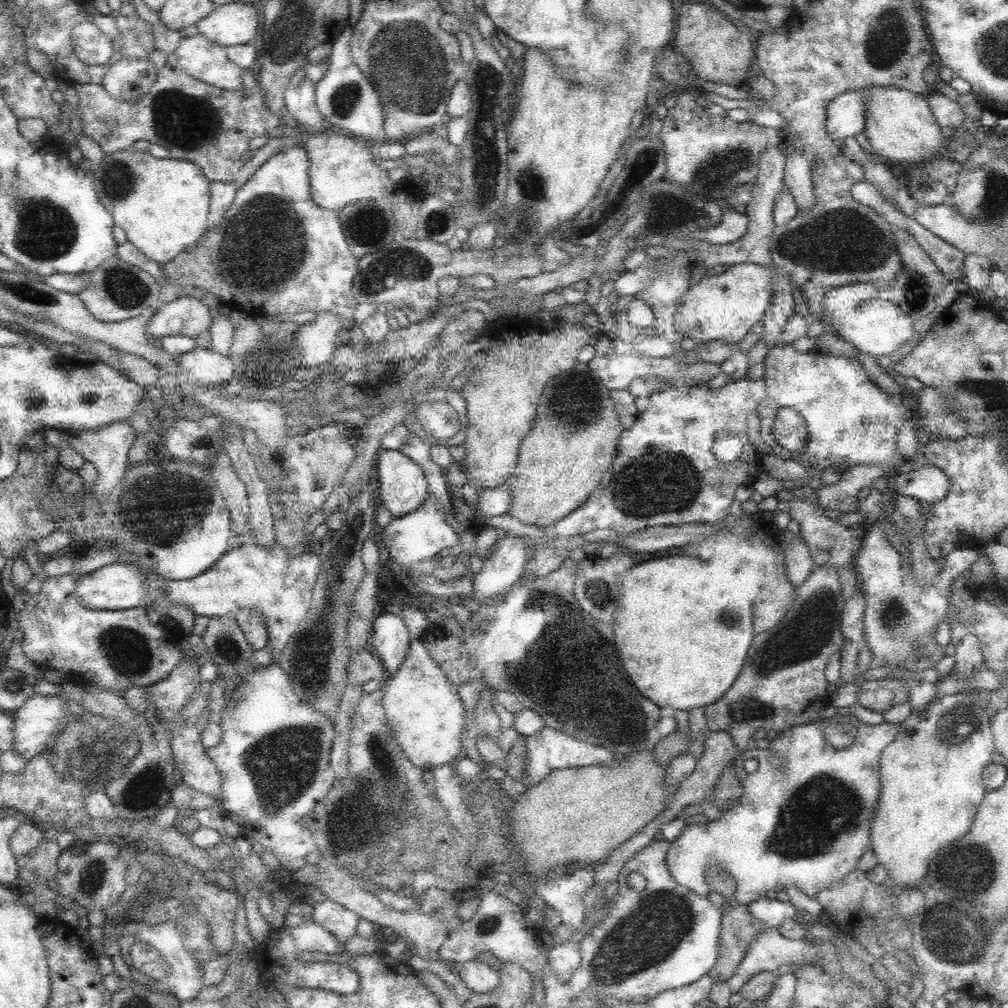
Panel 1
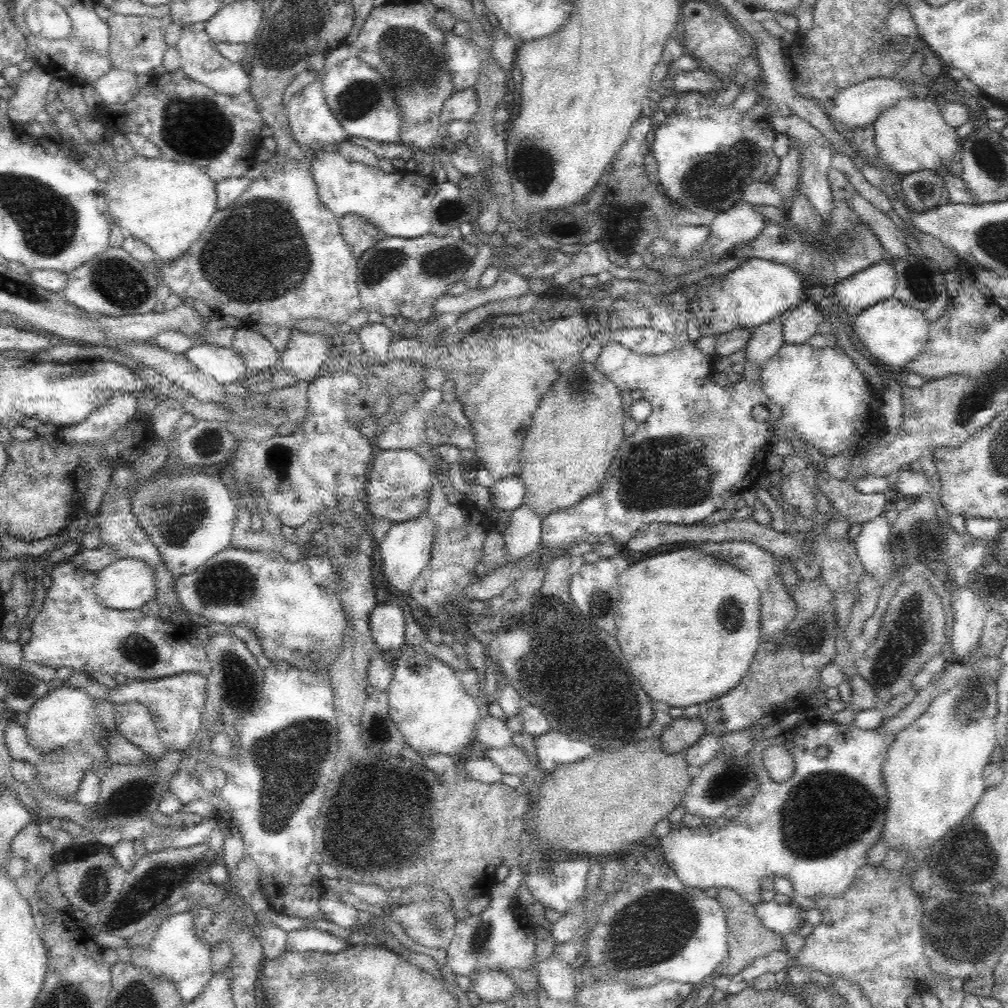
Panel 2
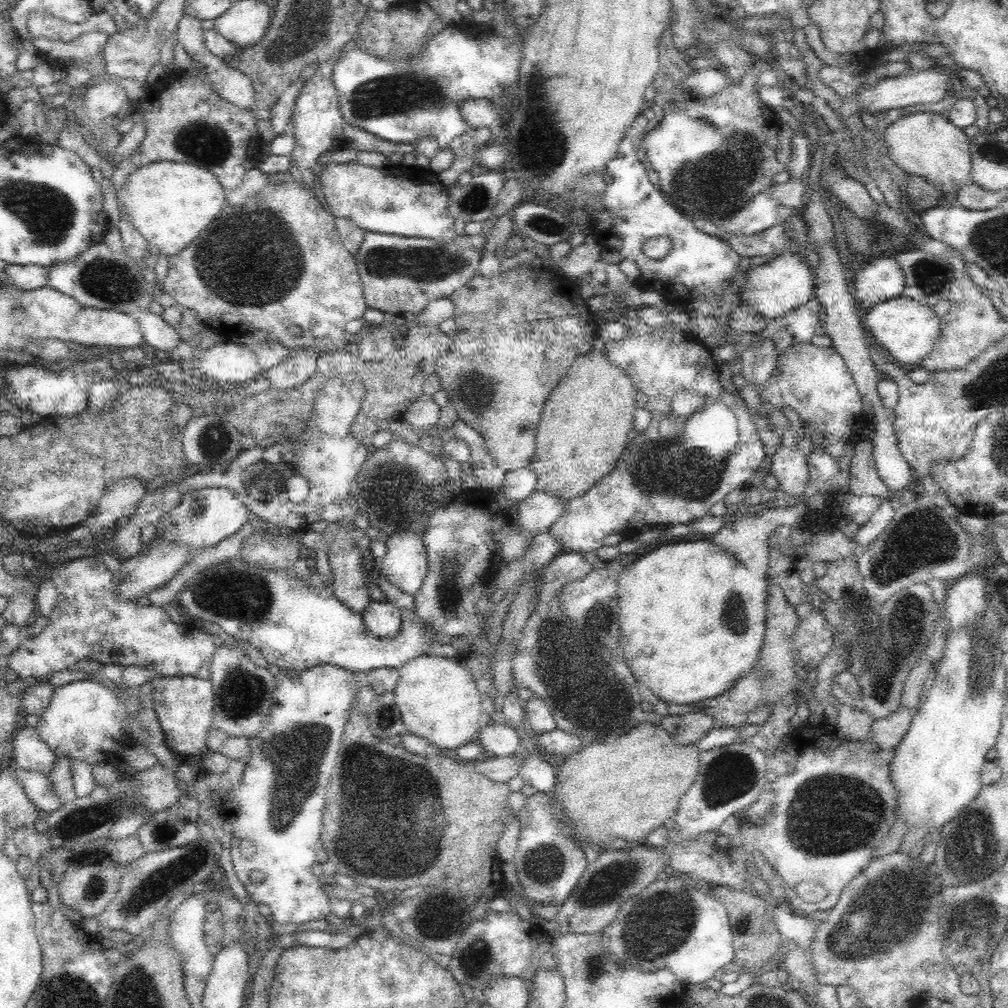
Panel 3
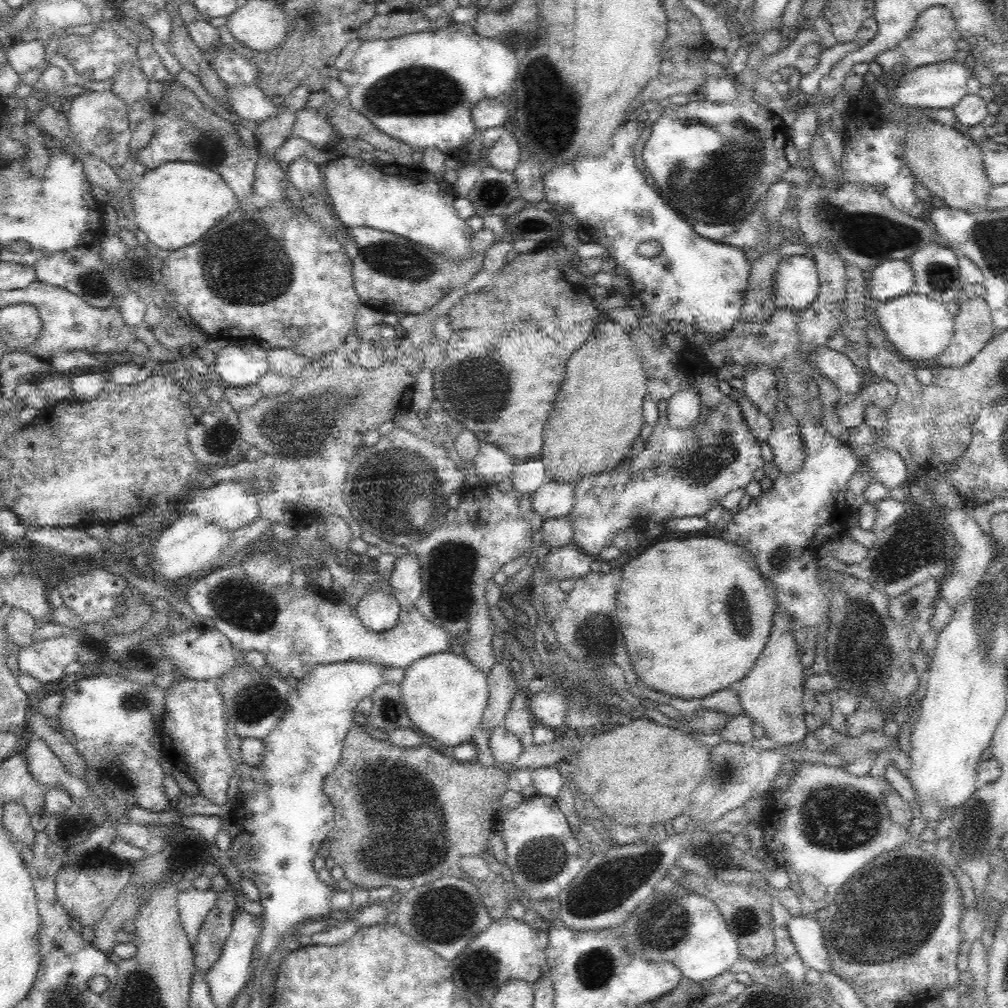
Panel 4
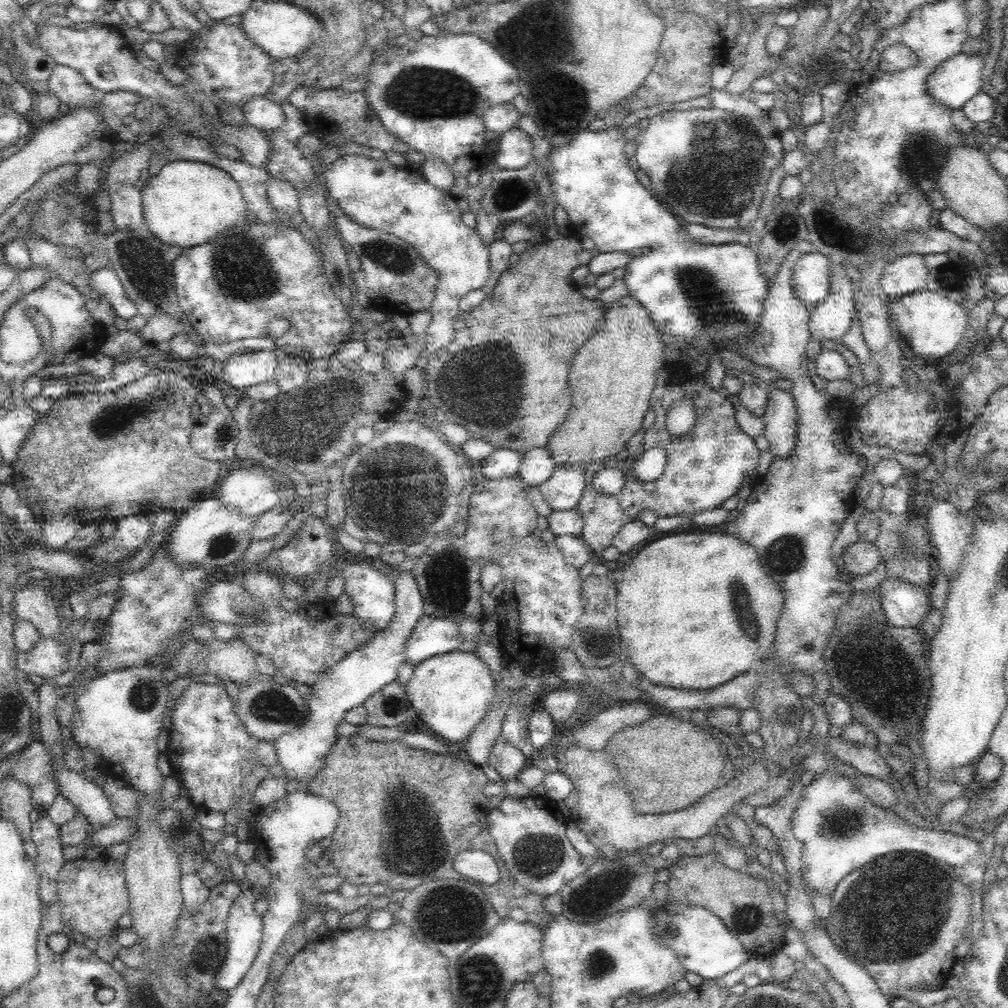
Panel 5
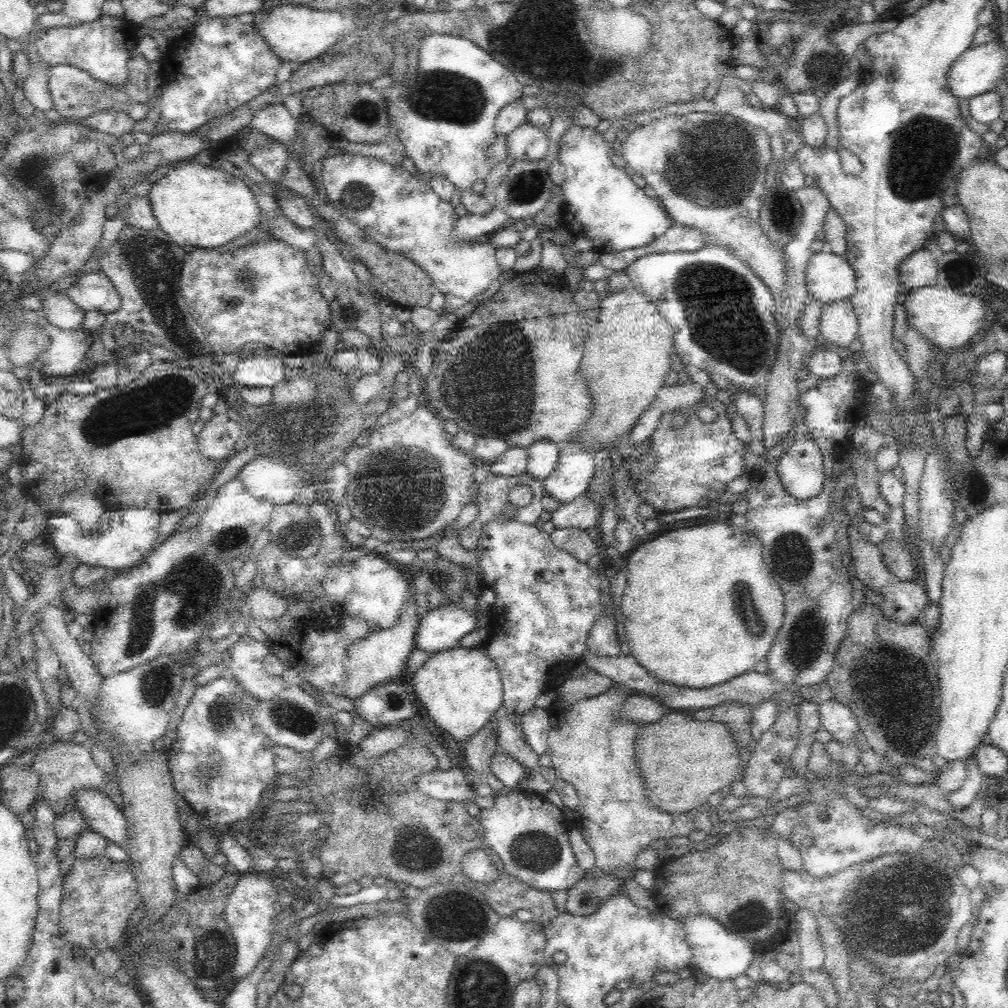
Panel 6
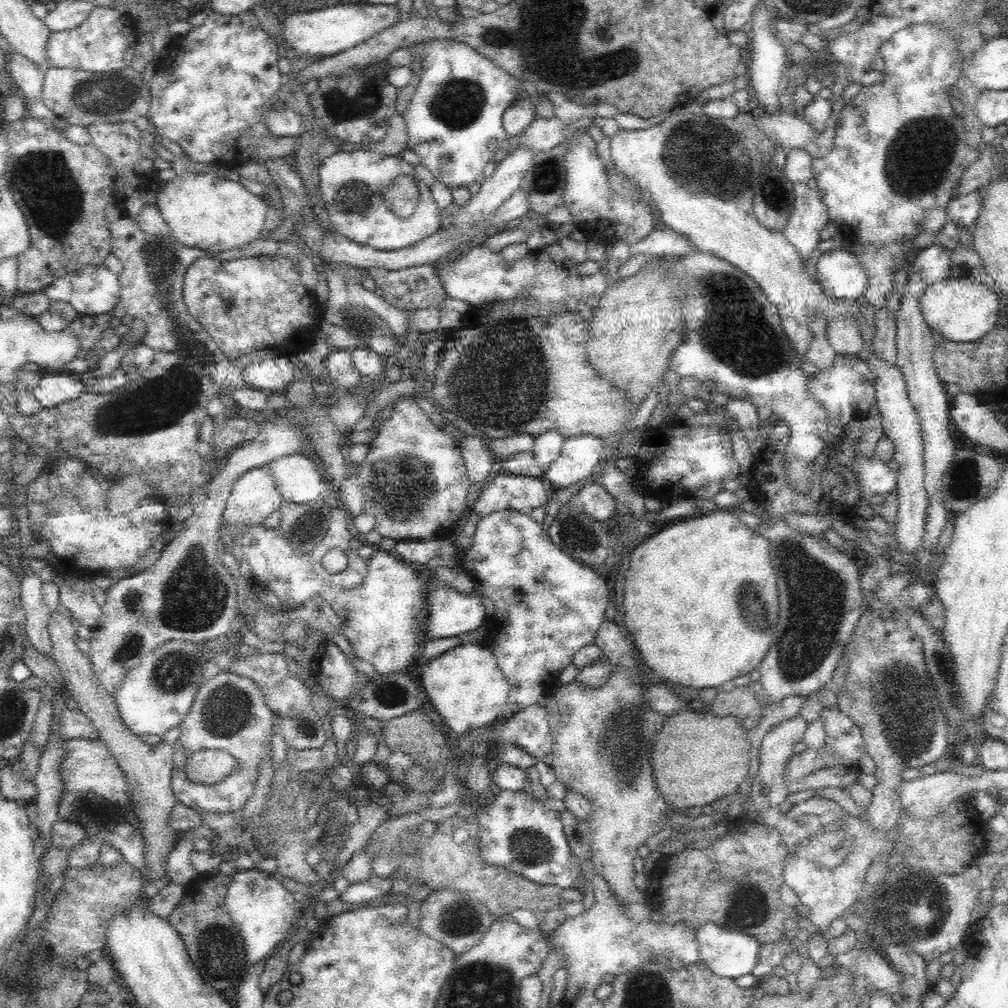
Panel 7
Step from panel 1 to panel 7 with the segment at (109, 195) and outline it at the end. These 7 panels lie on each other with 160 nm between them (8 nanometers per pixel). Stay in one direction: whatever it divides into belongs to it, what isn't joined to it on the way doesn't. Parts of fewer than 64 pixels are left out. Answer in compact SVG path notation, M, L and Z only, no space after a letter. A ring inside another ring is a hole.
M216 172L178 174L157 193L157 207L170 234L184 246L202 250L236 250L258 239L264 229L270 202L265 196L248 192L239 182L232 182Z

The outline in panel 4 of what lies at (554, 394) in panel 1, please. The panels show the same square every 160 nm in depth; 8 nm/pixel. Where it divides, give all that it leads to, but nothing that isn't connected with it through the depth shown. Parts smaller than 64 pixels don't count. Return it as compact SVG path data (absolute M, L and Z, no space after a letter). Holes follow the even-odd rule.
M607 316L603 318L600 325L596 327L592 336L588 338L588 340L572 354L572 358L568 360L565 377L560 384L560 392L556 392L556 398L554 398L554 404L552 404L552 414L550 414L550 418L548 418L548 424L544 424L544 430L542 432L543 444L540 459L542 459L542 463L546 465L546 476L548 480L577 483L585 476L608 473L628 455L630 450L632 450L632 442L634 442L638 434L640 434L640 428L642 428L644 422L642 416L642 400L647 396L646 371L644 371L644 367L642 367L642 357L640 357L640 353L636 351L636 346L634 346L634 341L632 341L632 335L628 333L629 329L634 329L639 326L640 325L622 327Z

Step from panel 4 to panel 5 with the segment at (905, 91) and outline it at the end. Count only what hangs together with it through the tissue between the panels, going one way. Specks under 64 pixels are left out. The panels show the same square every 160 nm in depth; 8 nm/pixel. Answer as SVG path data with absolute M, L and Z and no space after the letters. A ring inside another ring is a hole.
M958 54L939 65L929 77L929 94L948 109L962 109L966 102L981 92L983 80L984 57L980 54Z

